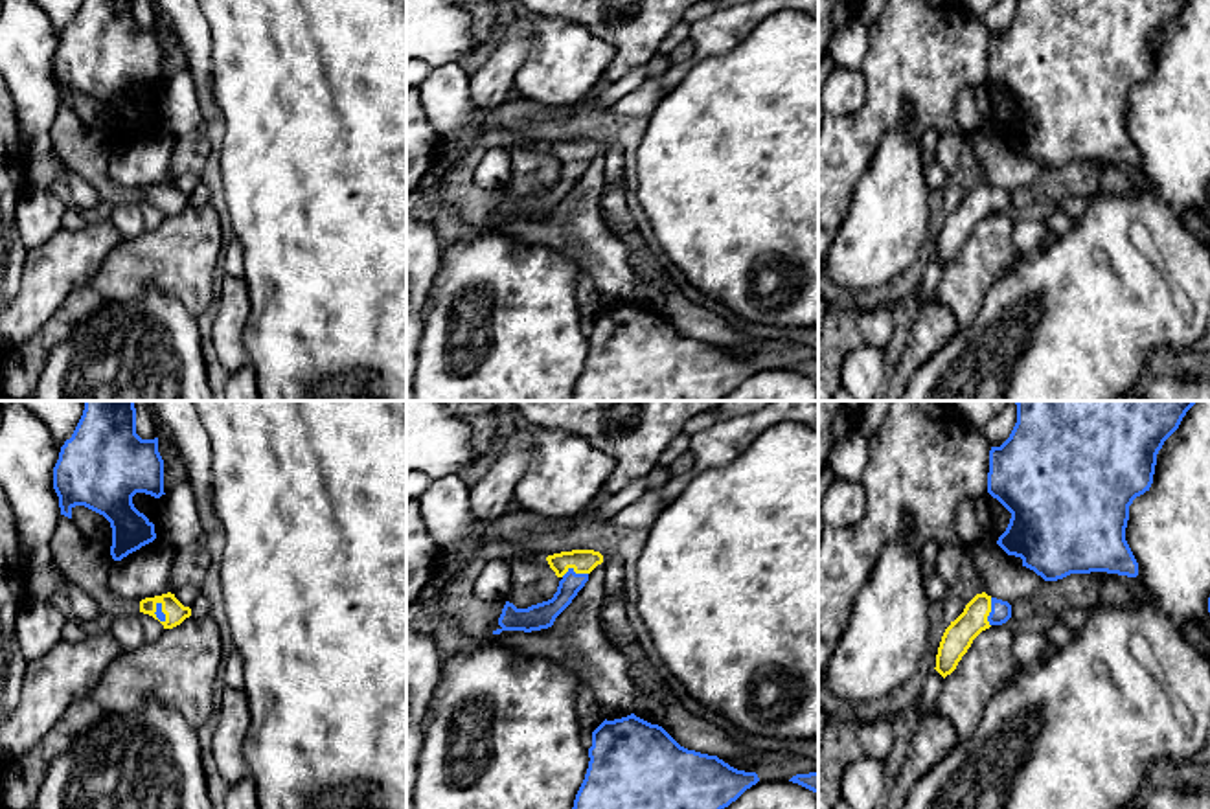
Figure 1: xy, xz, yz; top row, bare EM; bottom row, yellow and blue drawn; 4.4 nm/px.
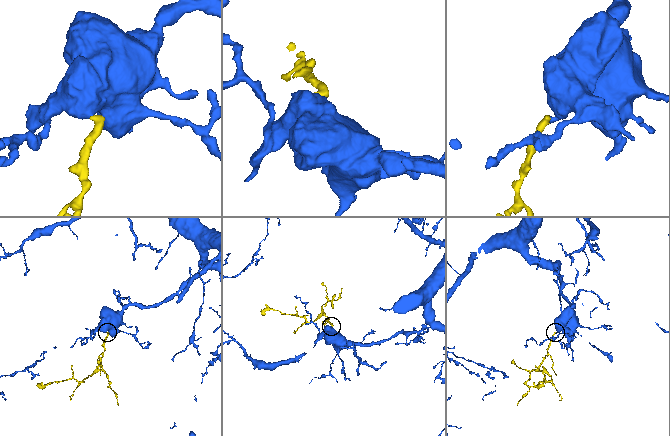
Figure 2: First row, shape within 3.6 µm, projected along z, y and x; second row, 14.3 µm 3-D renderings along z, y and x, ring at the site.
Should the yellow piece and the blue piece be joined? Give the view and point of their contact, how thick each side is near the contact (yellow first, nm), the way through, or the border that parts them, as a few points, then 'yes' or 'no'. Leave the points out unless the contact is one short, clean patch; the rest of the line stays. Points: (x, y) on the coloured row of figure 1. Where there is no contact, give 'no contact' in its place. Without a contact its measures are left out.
xz (574, 570) | 110/110 nm | across xz (583, 561), (574, 570), (569, 589), (543, 615) | yes

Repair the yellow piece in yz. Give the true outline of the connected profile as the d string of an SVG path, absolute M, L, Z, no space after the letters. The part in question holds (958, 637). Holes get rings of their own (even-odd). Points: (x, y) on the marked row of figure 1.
M976 594L964 609L964 612L945 629L938 655L936 671L945 678L951 675L962 656L971 647L973 640L991 625L1002 625L1011 618L1011 605L1008 601Z

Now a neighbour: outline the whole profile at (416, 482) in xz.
M408 473L406 474L406 498L419 498L423 491L430 485L430 478L425 473Z

